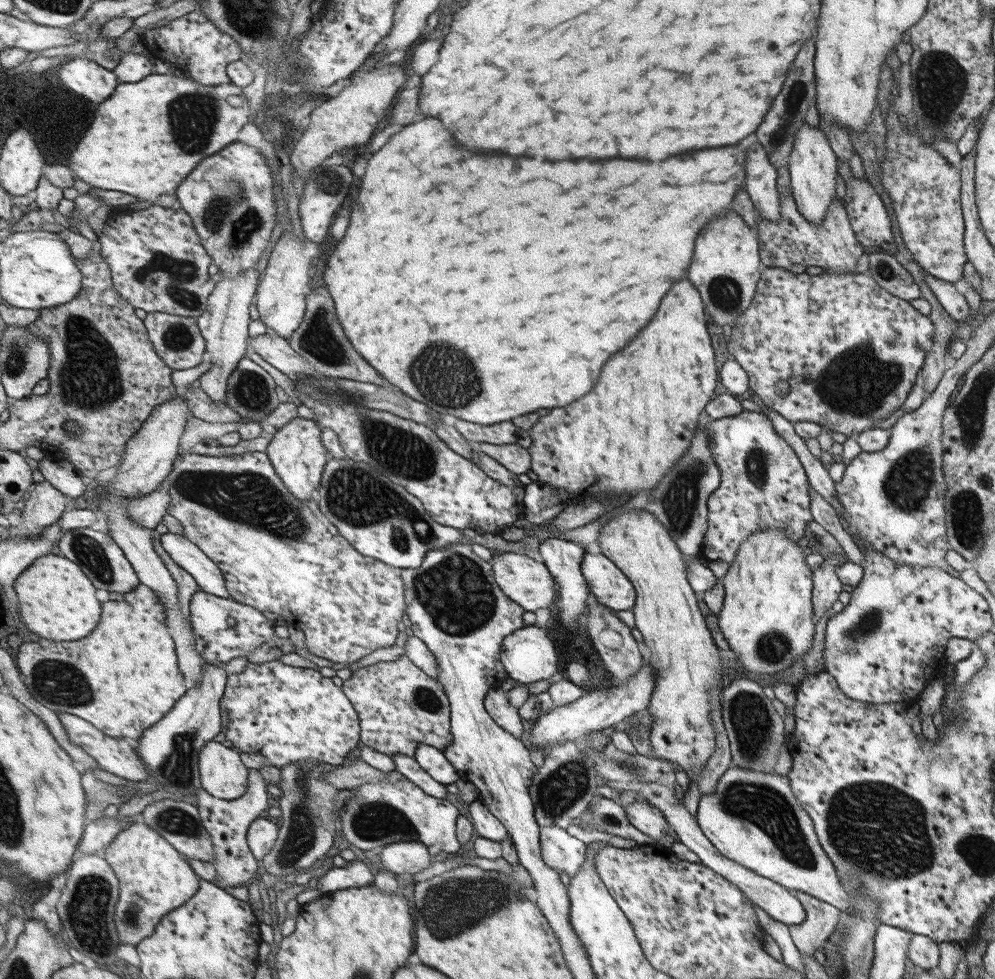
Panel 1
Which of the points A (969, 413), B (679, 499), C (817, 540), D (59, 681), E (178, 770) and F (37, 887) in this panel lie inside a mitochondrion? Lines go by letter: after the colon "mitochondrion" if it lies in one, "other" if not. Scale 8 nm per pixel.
A: mitochondrion
B: mitochondrion
C: mitochondrion
D: mitochondrion
E: mitochondrion
F: other

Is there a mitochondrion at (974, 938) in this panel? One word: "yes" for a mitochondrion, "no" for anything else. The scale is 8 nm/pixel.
no

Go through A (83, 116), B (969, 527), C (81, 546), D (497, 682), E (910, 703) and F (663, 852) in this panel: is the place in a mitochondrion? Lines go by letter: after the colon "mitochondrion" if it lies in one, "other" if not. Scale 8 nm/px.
A: other
B: mitochondrion
C: mitochondrion
D: other
E: other
F: other

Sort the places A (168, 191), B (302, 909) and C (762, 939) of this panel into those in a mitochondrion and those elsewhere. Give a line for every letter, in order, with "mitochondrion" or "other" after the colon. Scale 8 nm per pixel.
A: other
B: other
C: other

